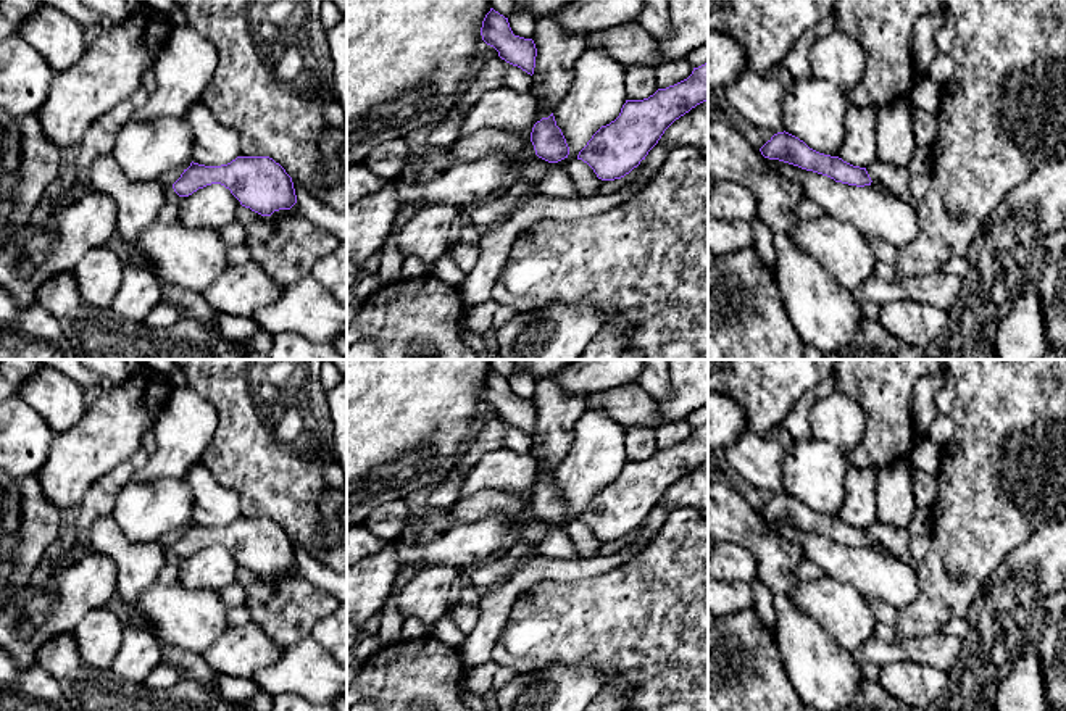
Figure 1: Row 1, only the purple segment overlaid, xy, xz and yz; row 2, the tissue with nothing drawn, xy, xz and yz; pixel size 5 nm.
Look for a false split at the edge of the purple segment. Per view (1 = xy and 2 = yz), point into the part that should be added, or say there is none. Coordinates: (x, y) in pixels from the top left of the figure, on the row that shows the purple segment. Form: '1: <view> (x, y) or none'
1: none
2: none

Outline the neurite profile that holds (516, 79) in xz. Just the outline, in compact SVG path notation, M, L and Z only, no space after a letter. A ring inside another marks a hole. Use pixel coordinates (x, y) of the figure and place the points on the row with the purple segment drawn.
M506 63L503 85L514 92L529 92L532 85L532 76L518 66Z

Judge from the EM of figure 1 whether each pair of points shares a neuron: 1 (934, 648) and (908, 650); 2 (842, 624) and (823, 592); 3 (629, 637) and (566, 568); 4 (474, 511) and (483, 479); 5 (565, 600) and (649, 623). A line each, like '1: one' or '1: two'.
1: one
2: one
3: two
4: two
5: one

